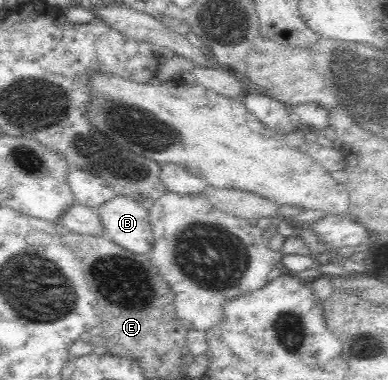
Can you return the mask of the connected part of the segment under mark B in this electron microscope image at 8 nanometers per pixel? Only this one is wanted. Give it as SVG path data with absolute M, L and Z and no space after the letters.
M115 197L98 208L104 236L127 252L148 255L154 246L149 211L132 199Z

